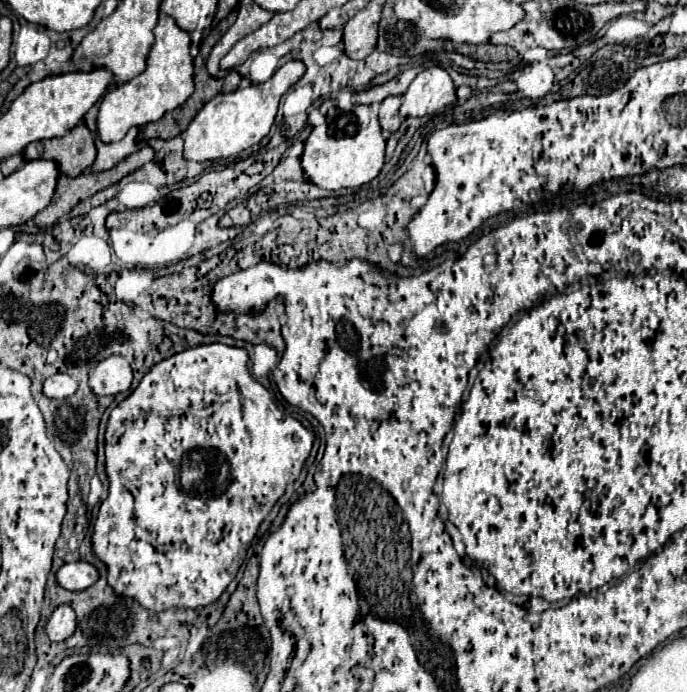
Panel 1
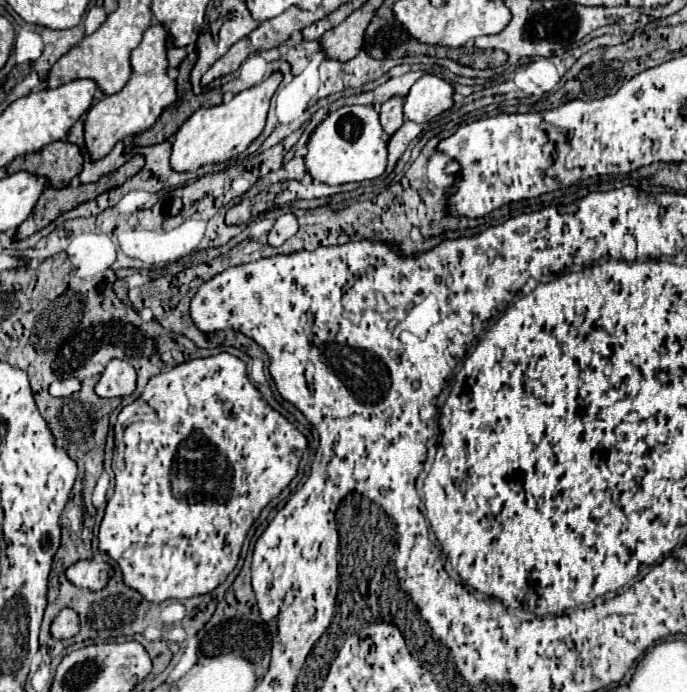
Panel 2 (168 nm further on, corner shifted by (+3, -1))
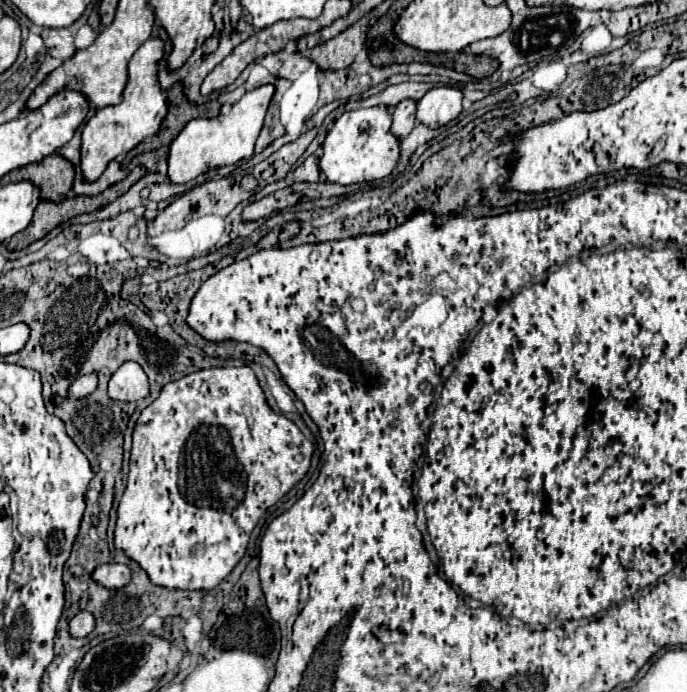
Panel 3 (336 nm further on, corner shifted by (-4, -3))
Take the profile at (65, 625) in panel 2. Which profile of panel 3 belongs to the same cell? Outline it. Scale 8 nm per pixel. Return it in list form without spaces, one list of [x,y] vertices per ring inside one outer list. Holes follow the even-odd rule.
[[[80,611],[70,621],[70,635],[72,637],[86,637],[94,629],[94,615],[88,611]]]

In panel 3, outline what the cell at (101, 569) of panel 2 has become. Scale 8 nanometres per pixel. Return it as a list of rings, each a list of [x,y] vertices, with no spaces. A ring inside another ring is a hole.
[[[106,563],[96,567],[94,571],[94,581],[102,583],[106,589],[120,589],[124,585],[130,583],[132,579],[132,571],[128,565],[120,565],[120,563]]]

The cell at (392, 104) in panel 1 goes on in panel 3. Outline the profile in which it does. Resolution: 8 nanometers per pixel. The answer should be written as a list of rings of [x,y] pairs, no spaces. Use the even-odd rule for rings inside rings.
[[[404,99],[402,103],[396,105],[392,117],[394,117],[394,121],[392,121],[392,133],[398,139],[404,139],[406,135],[410,135],[410,131],[416,125],[416,101]]]

